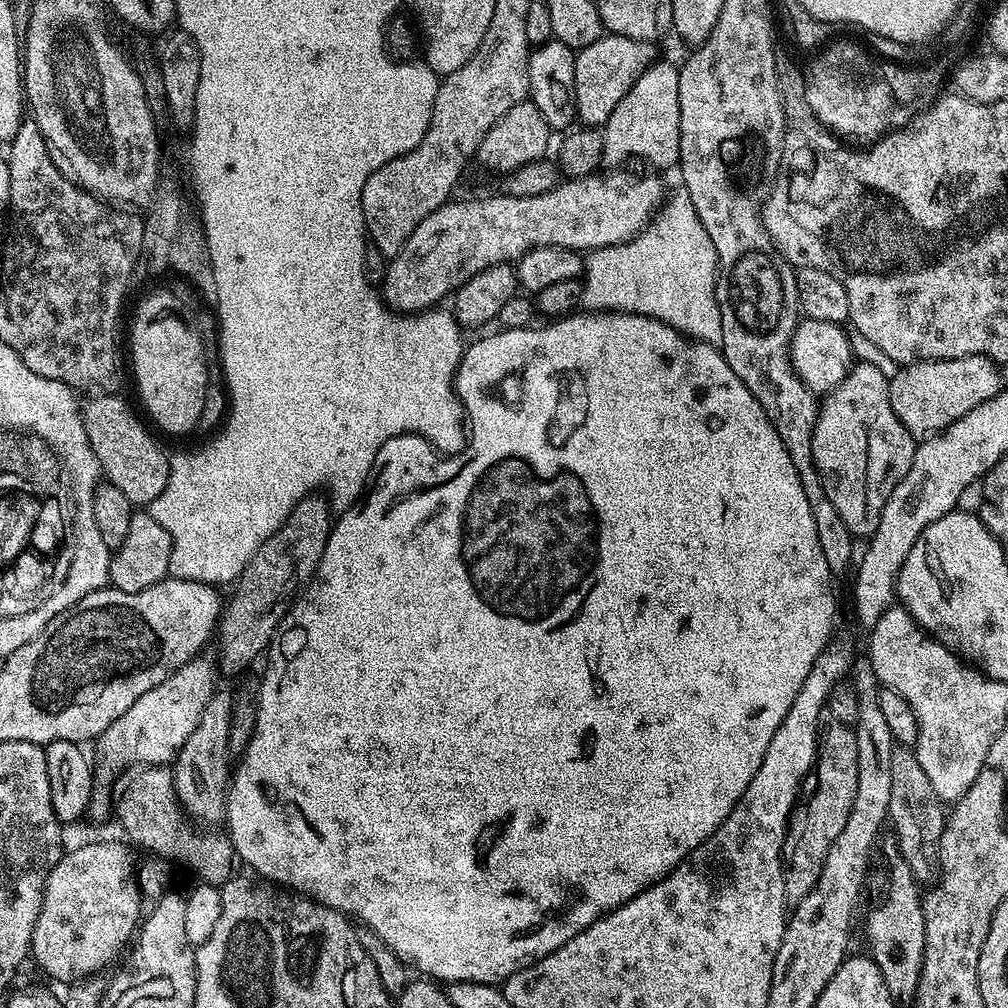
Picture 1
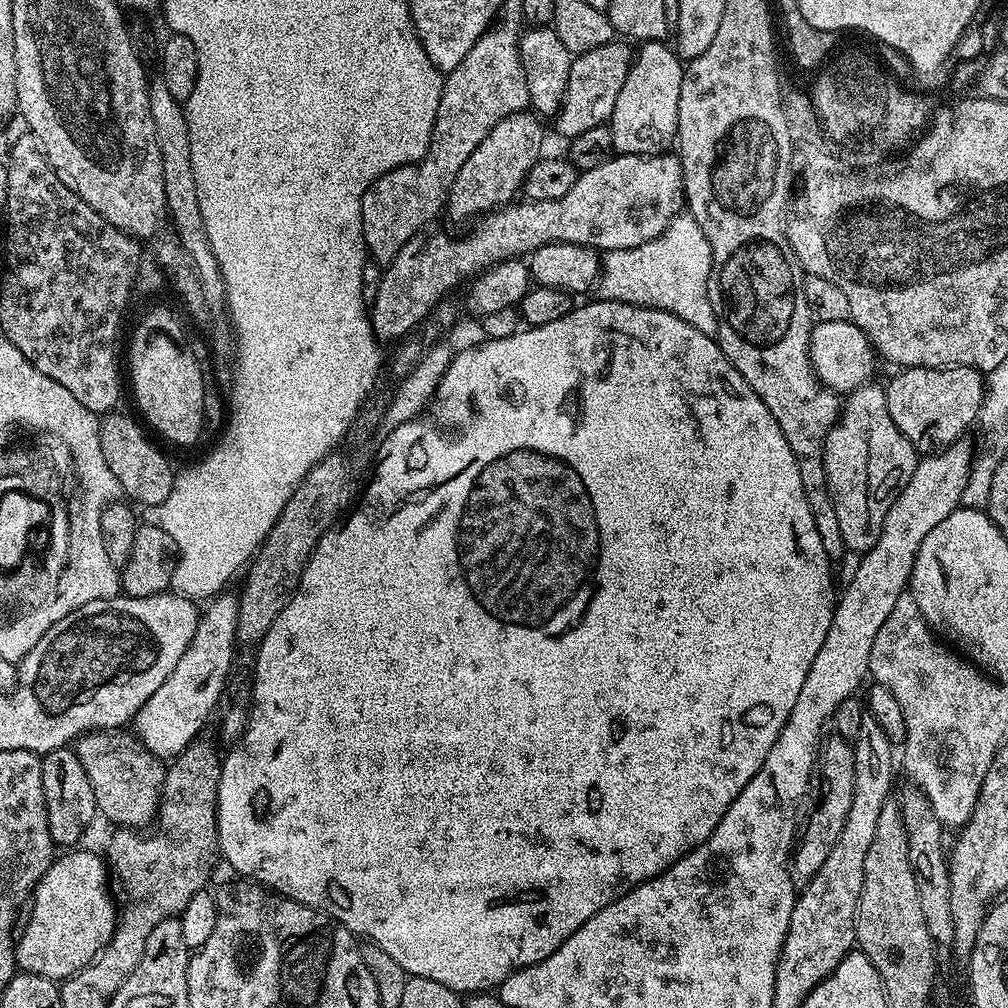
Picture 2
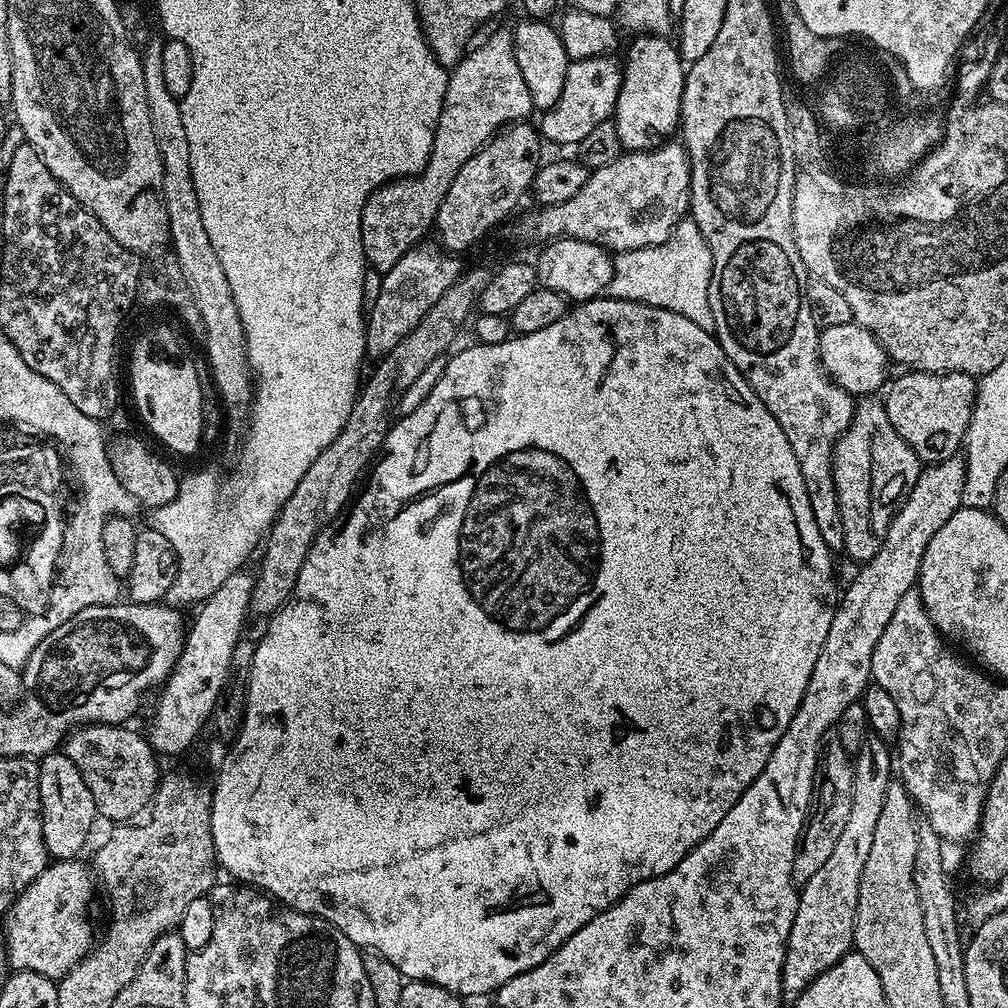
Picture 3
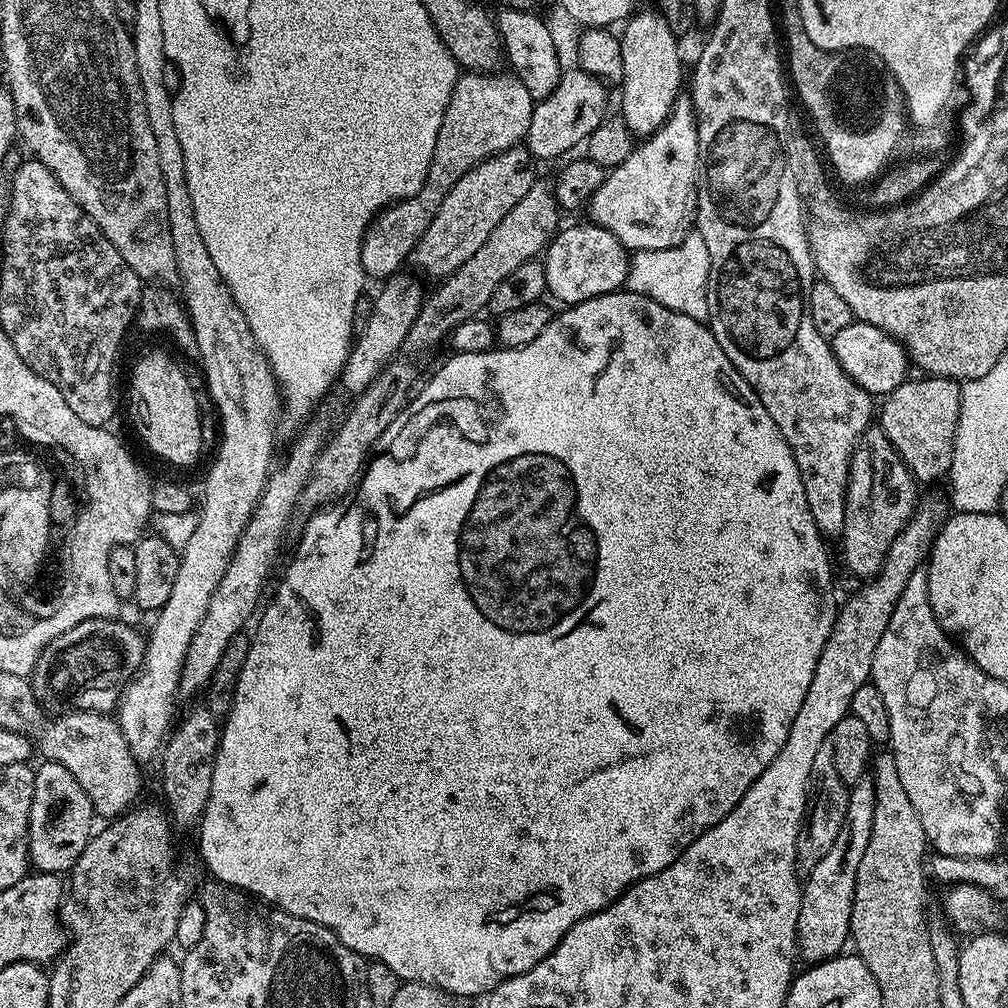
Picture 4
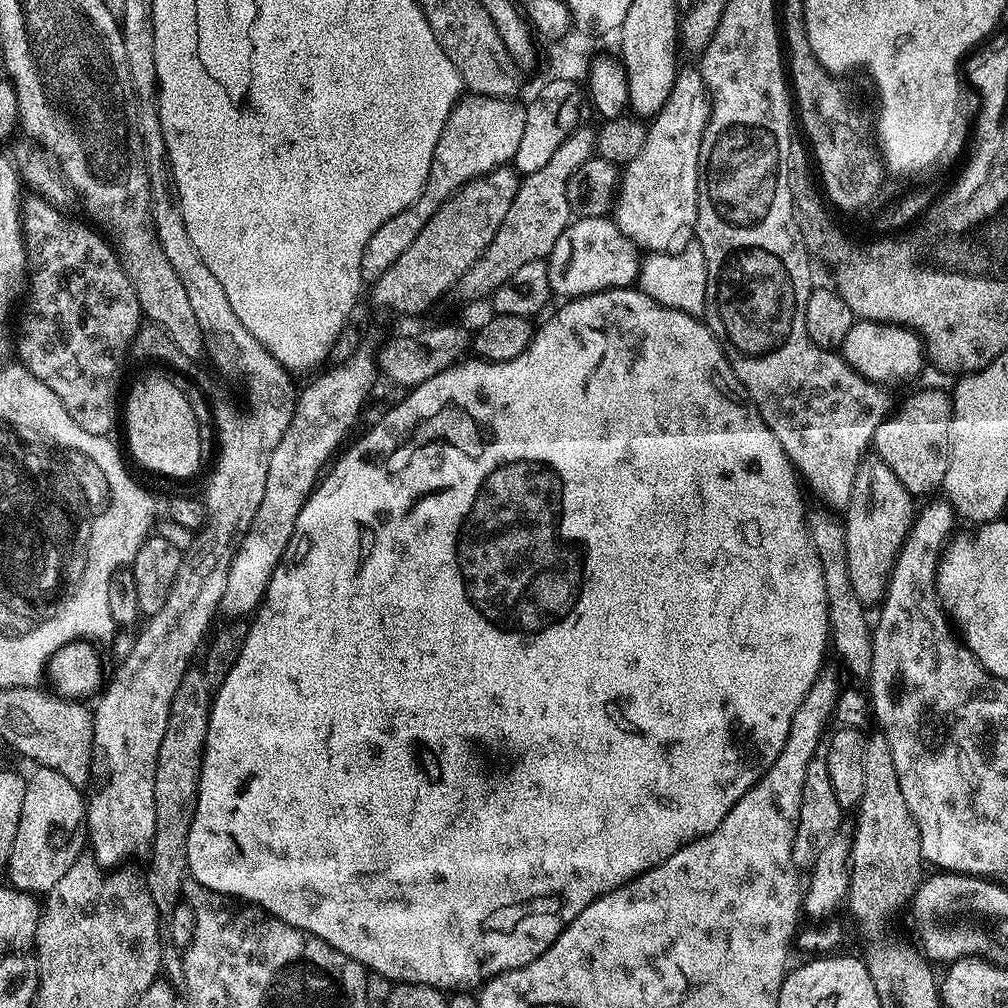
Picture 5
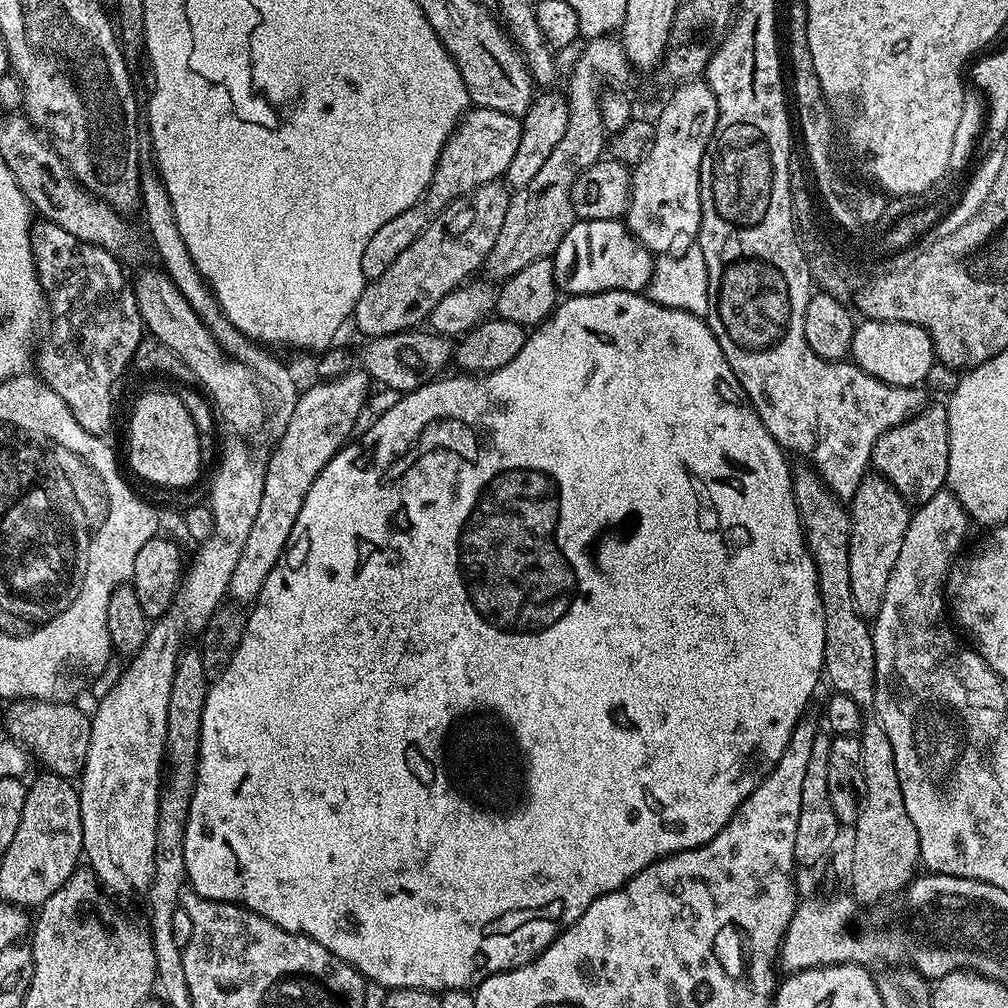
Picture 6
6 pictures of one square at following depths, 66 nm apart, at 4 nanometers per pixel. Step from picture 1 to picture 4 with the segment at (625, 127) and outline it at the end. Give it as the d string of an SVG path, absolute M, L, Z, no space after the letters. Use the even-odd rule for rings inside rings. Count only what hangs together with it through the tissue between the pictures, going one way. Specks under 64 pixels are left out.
M641 10L633 11L632 15L628 17L626 23L623 25L624 33L619 33L621 56L622 56L622 74L624 77L620 80L620 112L619 115L626 122L626 126L632 132L633 137L647 138L656 132L664 123L668 121L668 116L672 113L672 107L676 104L677 96L681 95L682 88L680 88L680 48L676 45L676 36L674 33L673 25L668 23L667 18L663 16L659 11L653 10L653 12L640 12Z

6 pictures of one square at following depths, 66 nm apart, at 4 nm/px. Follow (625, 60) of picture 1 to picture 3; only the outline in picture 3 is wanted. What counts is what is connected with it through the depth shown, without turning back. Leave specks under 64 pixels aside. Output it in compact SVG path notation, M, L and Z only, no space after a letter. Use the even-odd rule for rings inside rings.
M615 55L587 57L585 60L573 60L566 70L566 82L562 86L562 94L558 94L558 102L543 113L538 123L538 131L545 141L552 144L579 145L590 130L594 130L602 122L606 122L615 113L618 102L618 90L622 86L624 70L621 61Z

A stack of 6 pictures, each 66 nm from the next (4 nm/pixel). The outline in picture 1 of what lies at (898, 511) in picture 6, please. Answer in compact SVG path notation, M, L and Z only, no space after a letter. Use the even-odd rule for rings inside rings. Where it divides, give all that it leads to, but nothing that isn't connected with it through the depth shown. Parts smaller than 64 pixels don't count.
M863 362L853 363L848 377L823 397L820 413L812 435L814 462L818 474L824 483L826 498L834 502L834 510L838 510L838 518L846 522L846 530L850 530L853 538L871 538L874 530L878 530L878 522L882 518L882 510L894 494L894 486L902 482L906 470L910 470L910 462L914 462L917 441L902 426L902 422L894 414L894 406L890 406L888 393L889 377L878 370L878 366Z

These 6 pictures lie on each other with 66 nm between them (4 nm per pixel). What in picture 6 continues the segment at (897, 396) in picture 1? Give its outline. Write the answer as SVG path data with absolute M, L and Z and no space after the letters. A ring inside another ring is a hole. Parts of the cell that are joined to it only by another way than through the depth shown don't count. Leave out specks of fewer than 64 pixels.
M925 407L911 420L887 428L872 451L871 467L905 501L923 502L945 487L948 478L948 409Z

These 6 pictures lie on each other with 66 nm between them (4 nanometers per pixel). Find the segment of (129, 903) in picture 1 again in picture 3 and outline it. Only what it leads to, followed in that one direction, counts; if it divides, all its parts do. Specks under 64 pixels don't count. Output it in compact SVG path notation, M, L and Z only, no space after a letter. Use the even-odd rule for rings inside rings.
M80 858L56 860L30 882L30 886L12 903L12 909L3 917L4 940L9 965L13 969L25 972L37 972L51 980L59 981L80 960L84 959L94 947L92 940L92 920L88 911L92 908L92 888L94 892L94 872L83 864Z

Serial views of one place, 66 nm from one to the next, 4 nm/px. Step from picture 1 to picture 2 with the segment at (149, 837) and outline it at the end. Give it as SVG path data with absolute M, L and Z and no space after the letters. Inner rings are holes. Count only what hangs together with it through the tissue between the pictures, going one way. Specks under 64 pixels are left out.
M120 730L93 732L75 741L74 751L81 760L82 766L85 767L86 777L89 778L89 784L93 787L97 813L101 817L104 815L110 823L116 824L112 826L119 826L124 830L140 830L143 829L143 824L148 824L151 820L153 823L157 819L166 764L156 753L145 750L139 740L131 735L123 736L124 734Z

